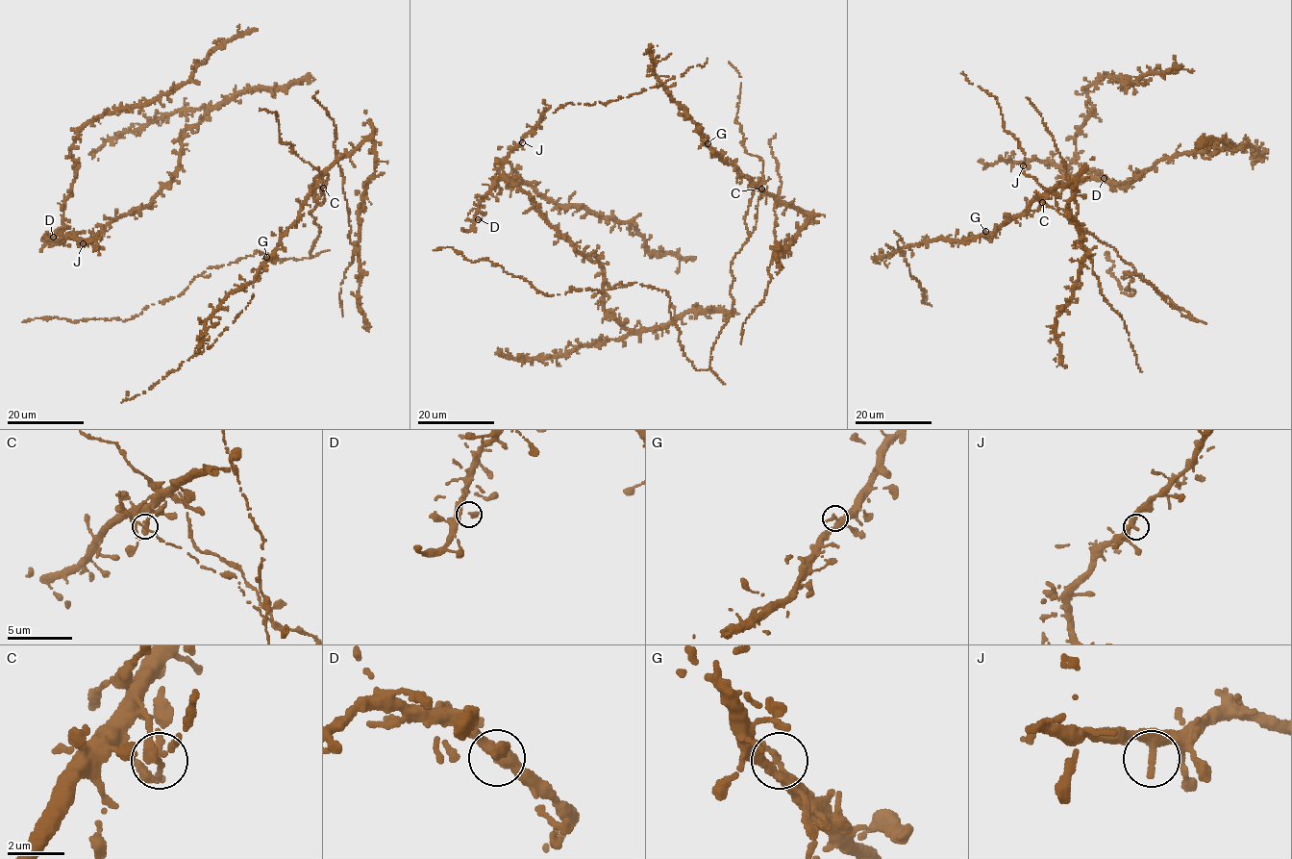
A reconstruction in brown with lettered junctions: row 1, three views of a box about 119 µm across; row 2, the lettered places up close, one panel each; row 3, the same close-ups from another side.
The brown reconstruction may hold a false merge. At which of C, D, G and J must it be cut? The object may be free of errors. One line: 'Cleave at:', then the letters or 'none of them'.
Cleave at: none of them

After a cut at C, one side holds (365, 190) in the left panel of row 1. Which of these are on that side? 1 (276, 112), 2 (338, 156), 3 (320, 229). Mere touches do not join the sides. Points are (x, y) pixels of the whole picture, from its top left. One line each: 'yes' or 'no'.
1: no
2: yes
3: no

